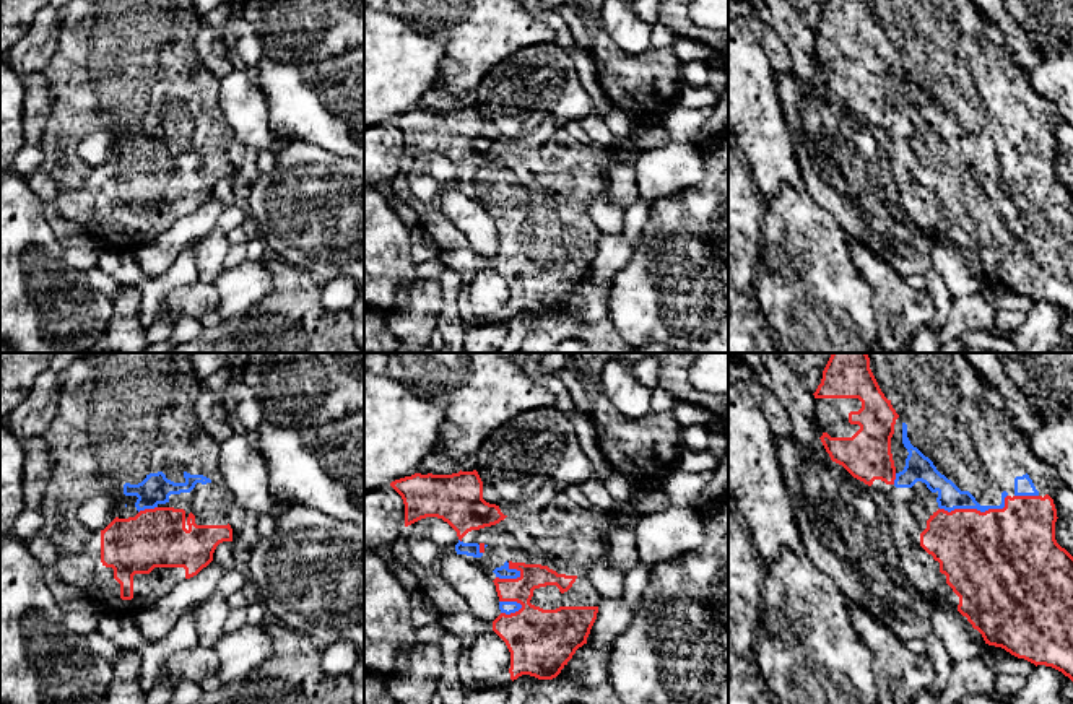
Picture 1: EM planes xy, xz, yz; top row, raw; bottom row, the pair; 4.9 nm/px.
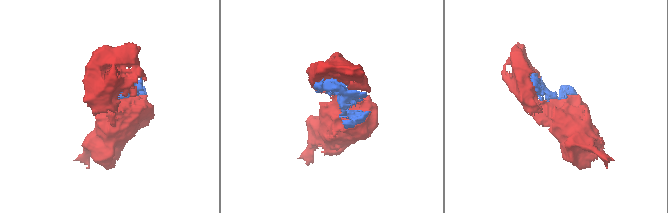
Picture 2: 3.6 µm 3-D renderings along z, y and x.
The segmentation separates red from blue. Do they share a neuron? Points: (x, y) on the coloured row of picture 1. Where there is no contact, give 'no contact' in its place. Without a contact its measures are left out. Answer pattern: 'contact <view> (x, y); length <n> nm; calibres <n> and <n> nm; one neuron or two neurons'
contact yz (977, 511); length 340 nm; calibres 480 and 120 nm; one neuron

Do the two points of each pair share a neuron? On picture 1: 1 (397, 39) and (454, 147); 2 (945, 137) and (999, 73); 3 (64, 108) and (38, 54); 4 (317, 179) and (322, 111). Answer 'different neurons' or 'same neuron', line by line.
1: different neurons
2: same neuron
3: different neurons
4: different neurons

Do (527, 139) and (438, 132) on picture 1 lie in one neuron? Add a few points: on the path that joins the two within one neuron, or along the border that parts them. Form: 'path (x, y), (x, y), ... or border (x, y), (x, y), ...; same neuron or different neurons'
border (475, 106), (482, 117), (482, 132), (498, 142); different neurons

